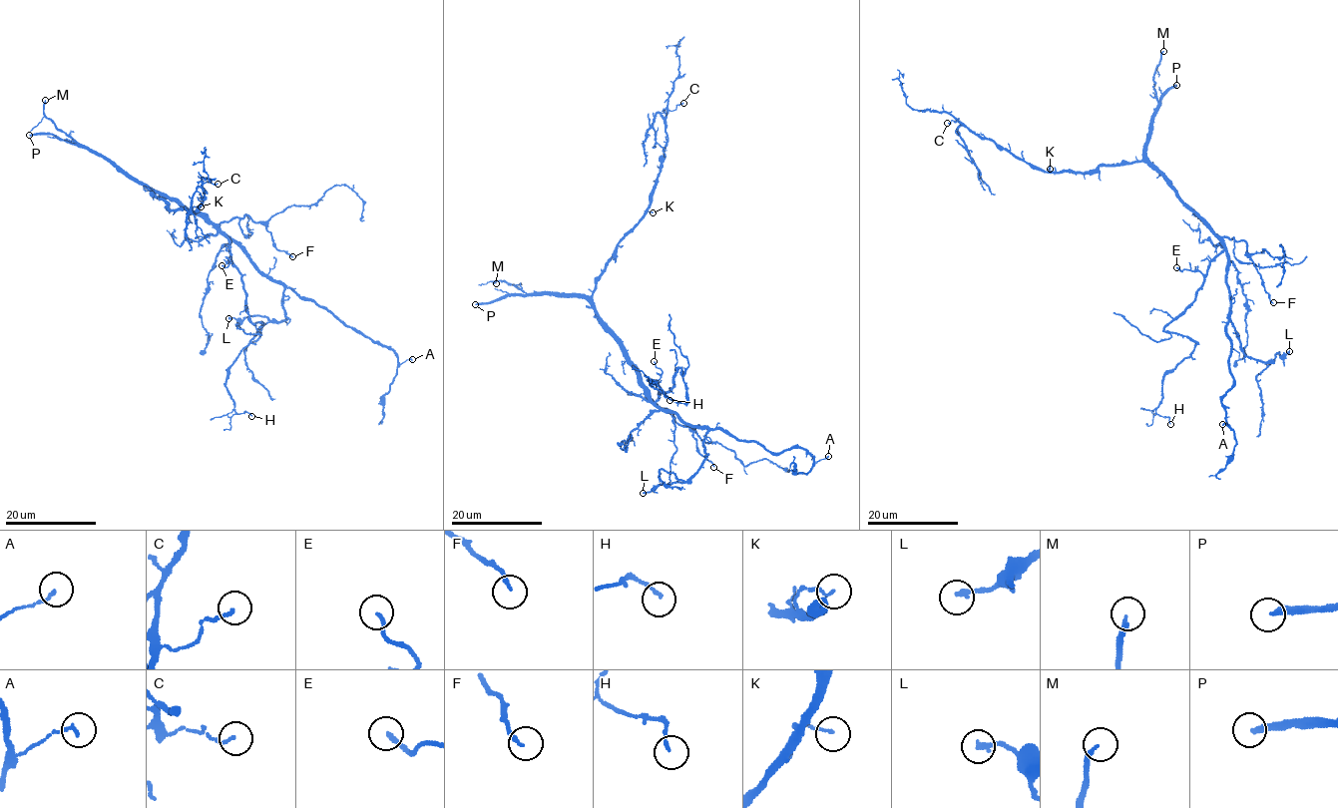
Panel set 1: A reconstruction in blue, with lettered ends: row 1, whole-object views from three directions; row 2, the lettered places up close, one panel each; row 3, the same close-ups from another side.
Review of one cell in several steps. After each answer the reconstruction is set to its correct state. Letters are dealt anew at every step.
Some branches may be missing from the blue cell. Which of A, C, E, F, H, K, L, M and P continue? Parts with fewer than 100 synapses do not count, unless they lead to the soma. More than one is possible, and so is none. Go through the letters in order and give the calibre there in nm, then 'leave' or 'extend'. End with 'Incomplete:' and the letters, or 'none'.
A: 140 nm thick; leave
C: 110 nm thick; leave
E: 150 nm thick; leave
F: 150 nm thick; leave
H: 110 nm thick; leave
K: 100 nm thick; leave
L: 200 nm thick; leave
M: 190 nm thick; extend
P: 240 nm thick; extend
Incomplete: M, P

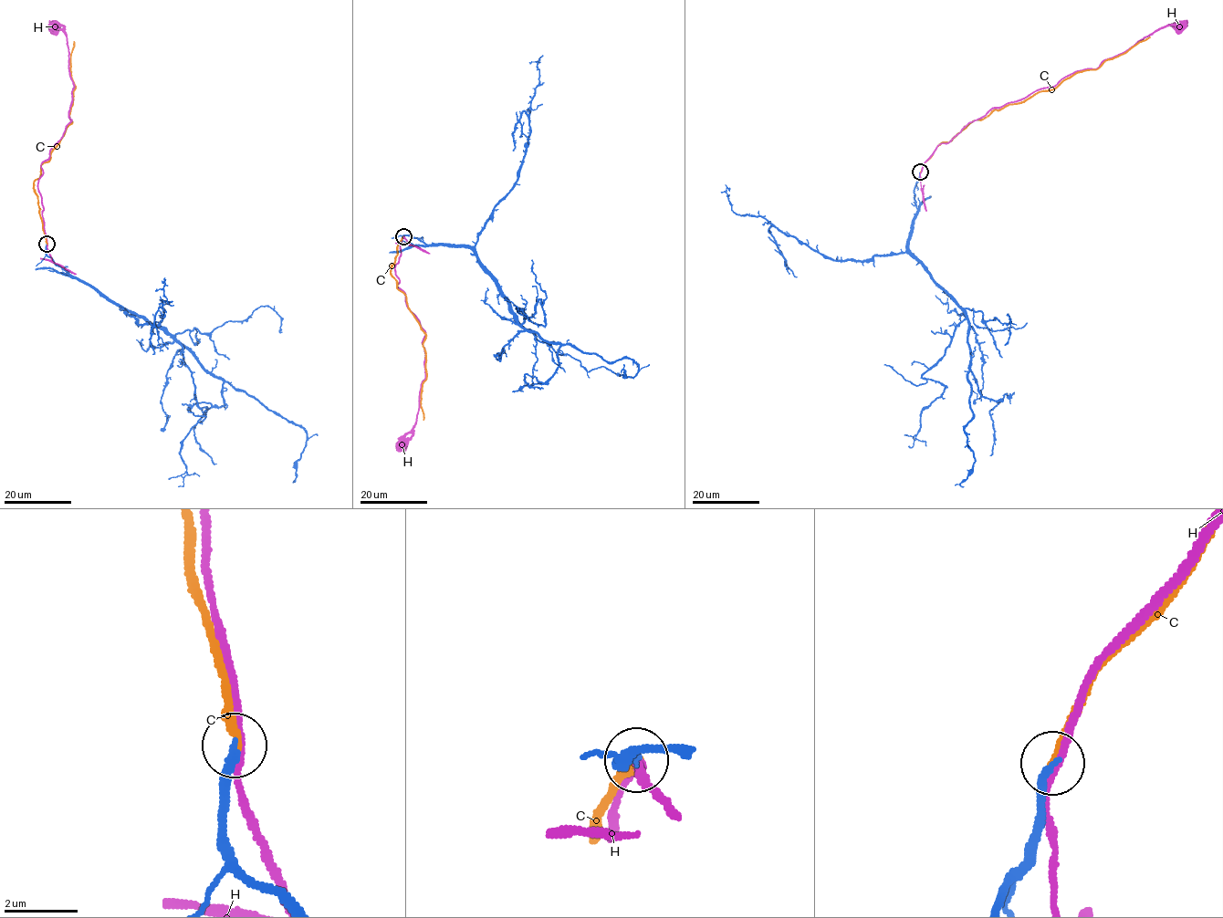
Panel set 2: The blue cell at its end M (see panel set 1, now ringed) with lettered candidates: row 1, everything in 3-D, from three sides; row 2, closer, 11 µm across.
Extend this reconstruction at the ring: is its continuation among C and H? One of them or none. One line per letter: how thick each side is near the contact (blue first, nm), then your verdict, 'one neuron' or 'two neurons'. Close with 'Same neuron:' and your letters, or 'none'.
C: 240 nm thick on the blue side, 200 nm on the other; one neuron
H: 260 nm thick on the blue side, 170 nm on the other; two neurons
Same neuron: C

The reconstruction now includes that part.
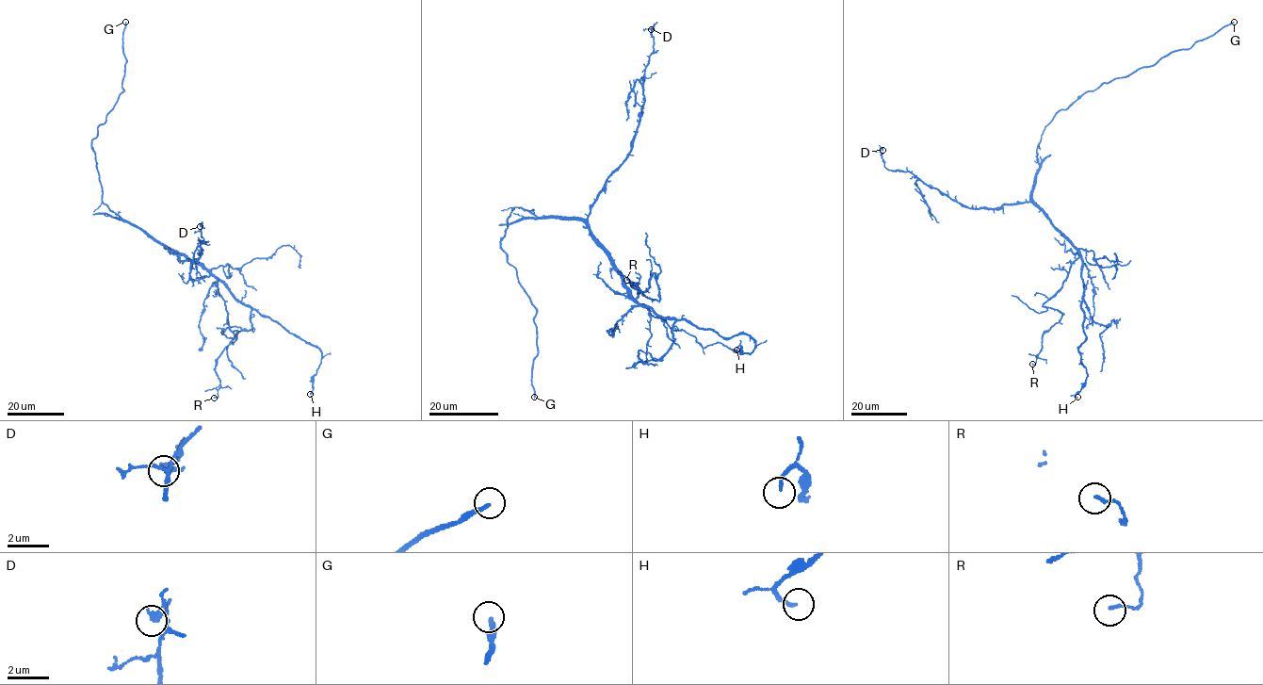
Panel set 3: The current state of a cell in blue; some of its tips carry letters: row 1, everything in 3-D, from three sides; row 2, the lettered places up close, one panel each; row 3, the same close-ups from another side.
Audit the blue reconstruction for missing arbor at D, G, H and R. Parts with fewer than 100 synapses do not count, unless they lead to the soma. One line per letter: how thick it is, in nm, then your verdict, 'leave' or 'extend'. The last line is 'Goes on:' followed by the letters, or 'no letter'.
D: 120 nm thick; leave
G: 240 nm thick; extend
H: 140 nm thick; leave
R: 130 nm thick; leave
Goes on: G

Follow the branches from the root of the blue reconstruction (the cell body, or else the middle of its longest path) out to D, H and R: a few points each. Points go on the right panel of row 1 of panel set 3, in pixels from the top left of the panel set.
D: (1035, 175), (1028, 201), (988, 209), (969, 208), (910, 172), (887, 170), (880, 151), (882, 150)
H: (1035, 175), (1031, 198), (1082, 260), (1086, 335), (1078, 351), (1087, 377), (1075, 395), (1077, 397)
R: (1035, 175), (1031, 198), (1079, 255), (1062, 286), (1044, 304), (1063, 315), (1044, 334), (1038, 358), (1032, 364)

